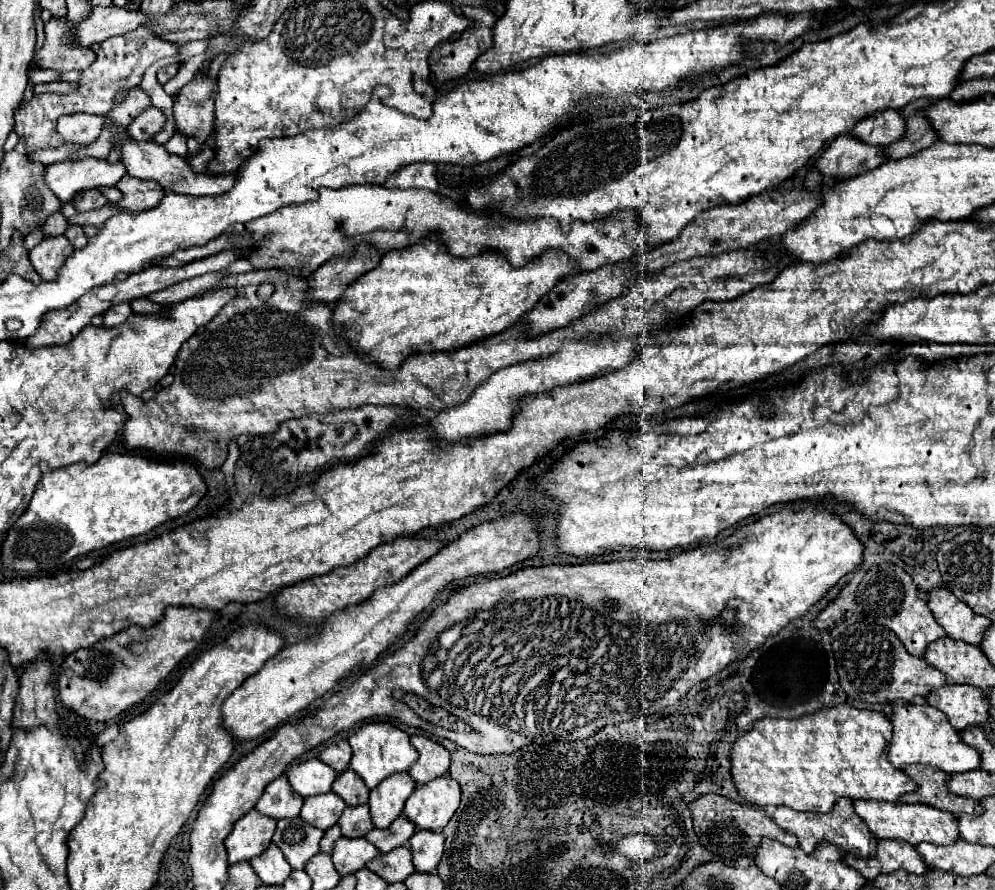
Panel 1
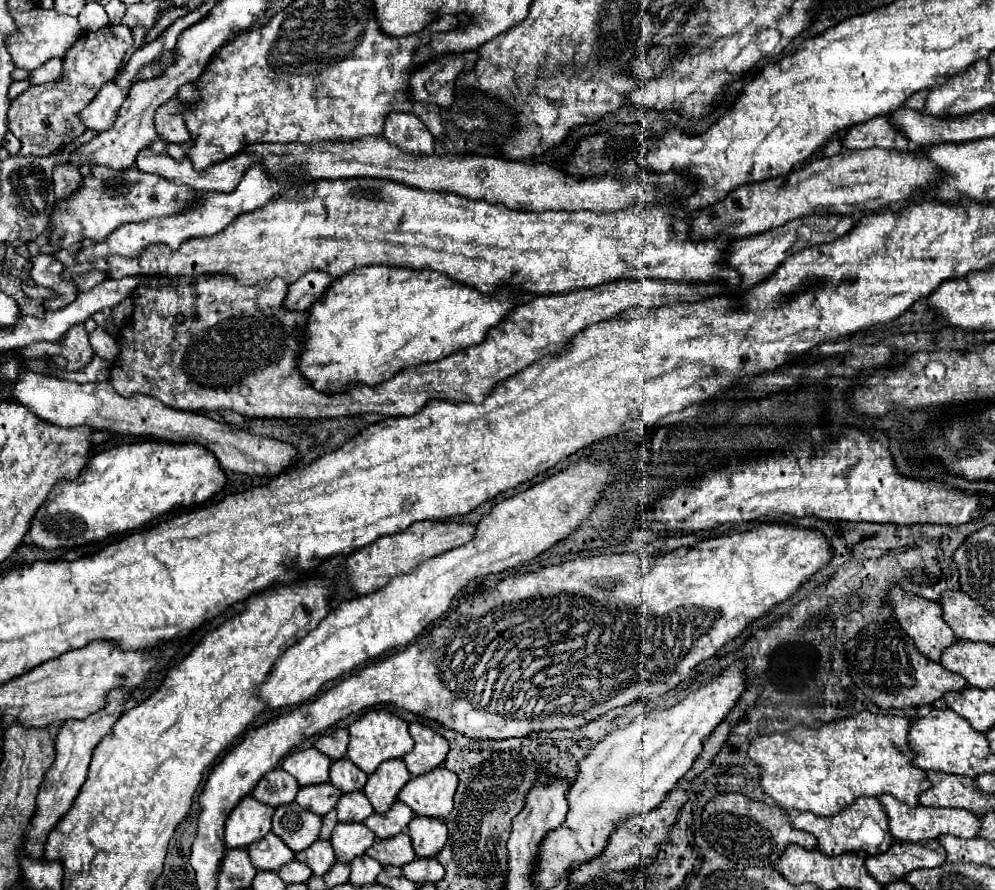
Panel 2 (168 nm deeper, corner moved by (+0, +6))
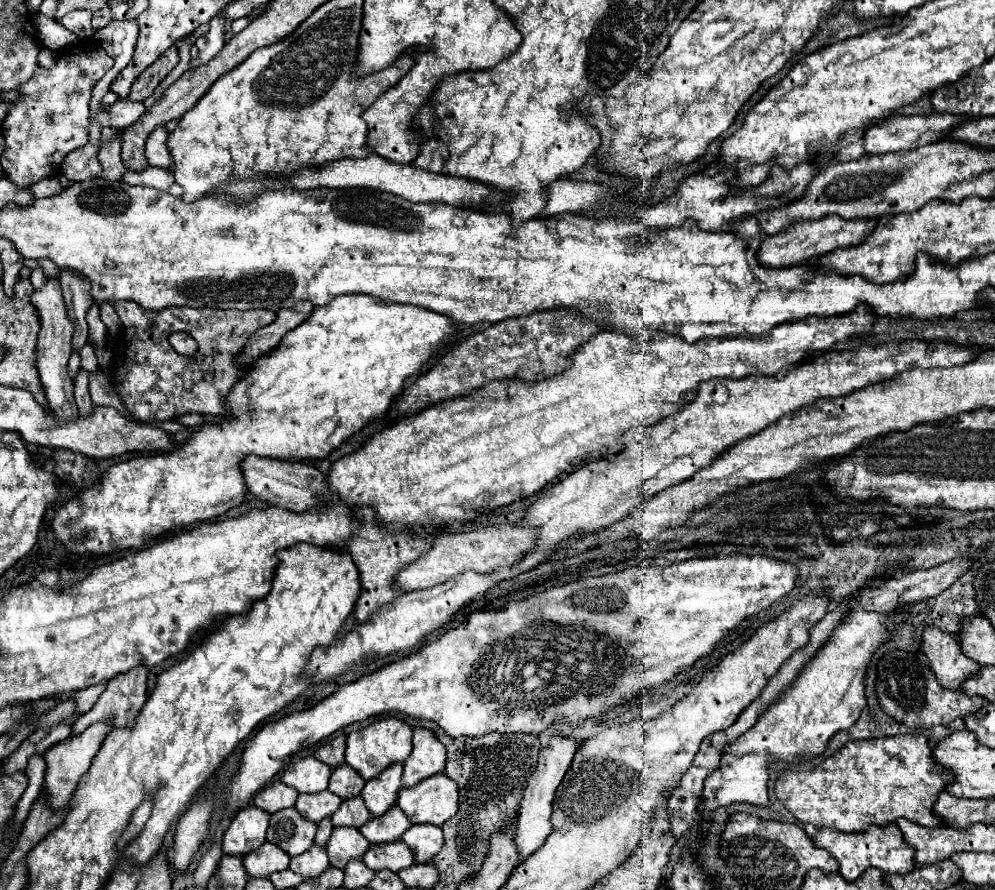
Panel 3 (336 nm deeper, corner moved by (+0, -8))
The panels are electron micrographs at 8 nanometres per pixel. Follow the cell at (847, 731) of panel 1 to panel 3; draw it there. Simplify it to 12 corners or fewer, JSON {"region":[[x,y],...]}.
{"region":[[924,735],[850,741],[776,797],[860,833],[932,807],[954,775]]}

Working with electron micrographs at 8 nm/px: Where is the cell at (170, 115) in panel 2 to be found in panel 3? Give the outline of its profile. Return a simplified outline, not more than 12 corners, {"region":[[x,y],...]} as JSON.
{"region":[[158,127],[146,141],[146,159],[152,167],[172,165],[166,139],[168,131]]}

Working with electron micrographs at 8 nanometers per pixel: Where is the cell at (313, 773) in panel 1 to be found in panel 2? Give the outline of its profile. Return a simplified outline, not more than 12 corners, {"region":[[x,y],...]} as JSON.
{"region":[[310,747],[290,753],[282,769],[300,785],[330,779],[332,761]]}

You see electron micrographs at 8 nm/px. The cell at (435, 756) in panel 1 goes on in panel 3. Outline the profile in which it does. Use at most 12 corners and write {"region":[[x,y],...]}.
{"region":[[414,727],[414,749],[402,785],[444,771],[446,747],[430,729]]}

